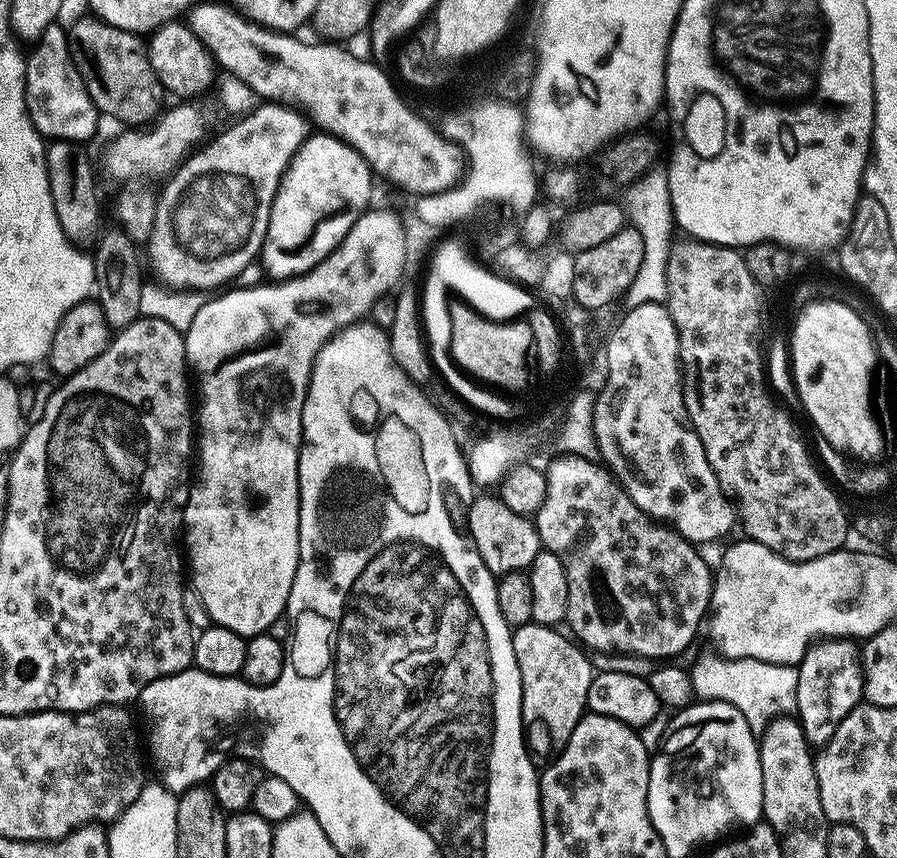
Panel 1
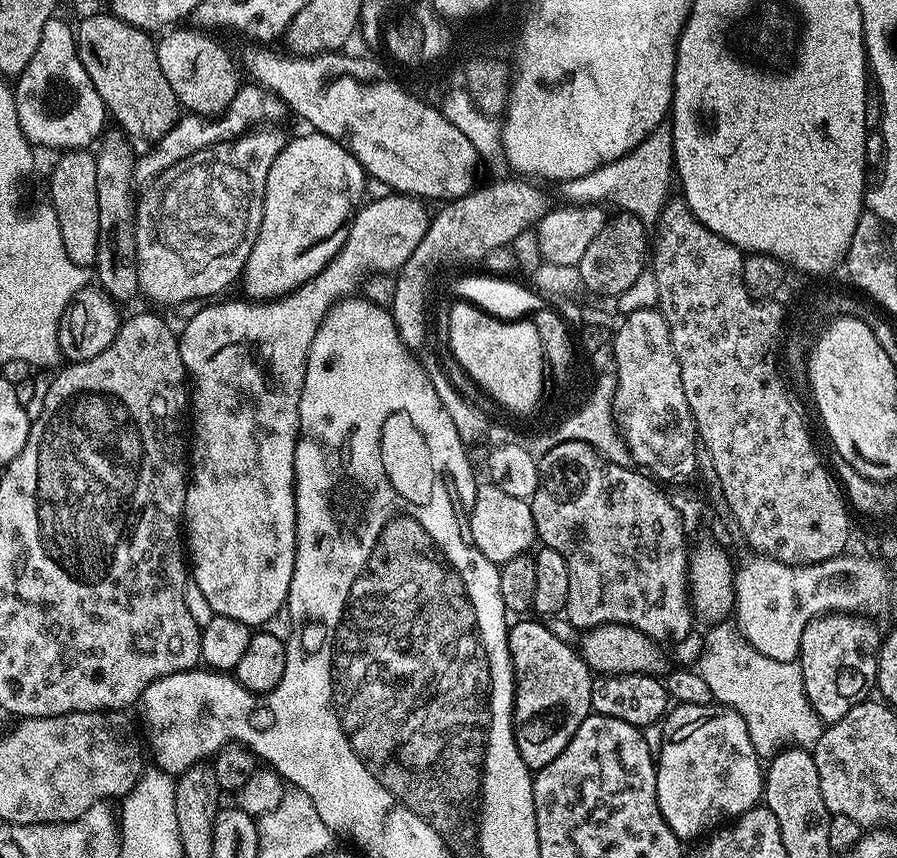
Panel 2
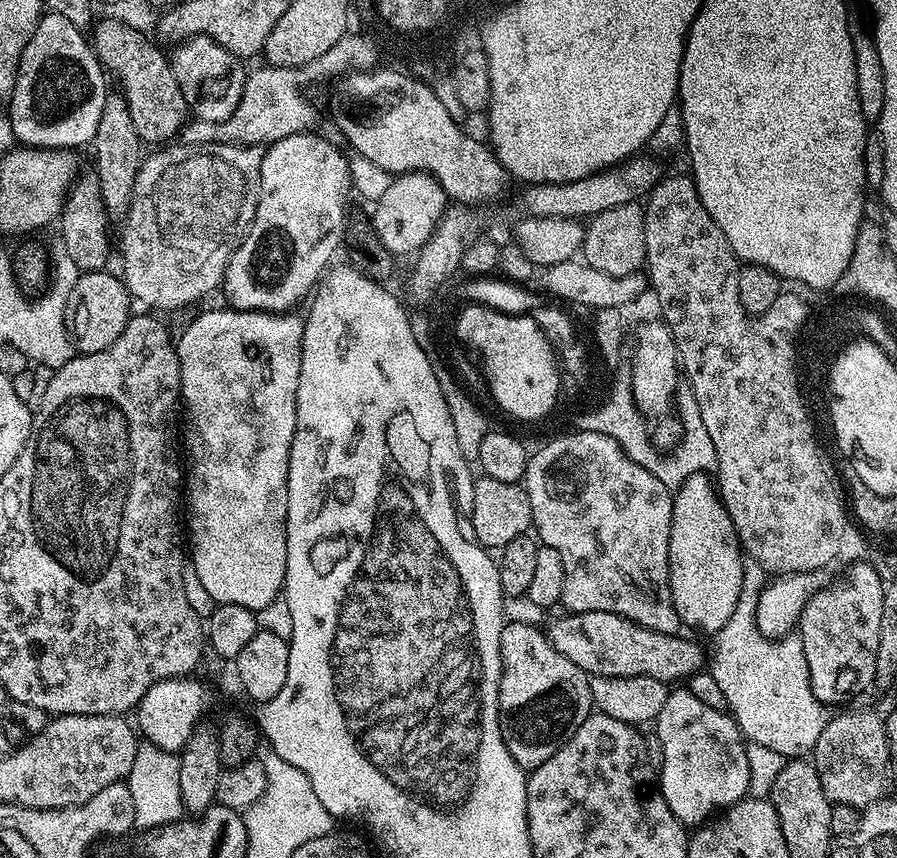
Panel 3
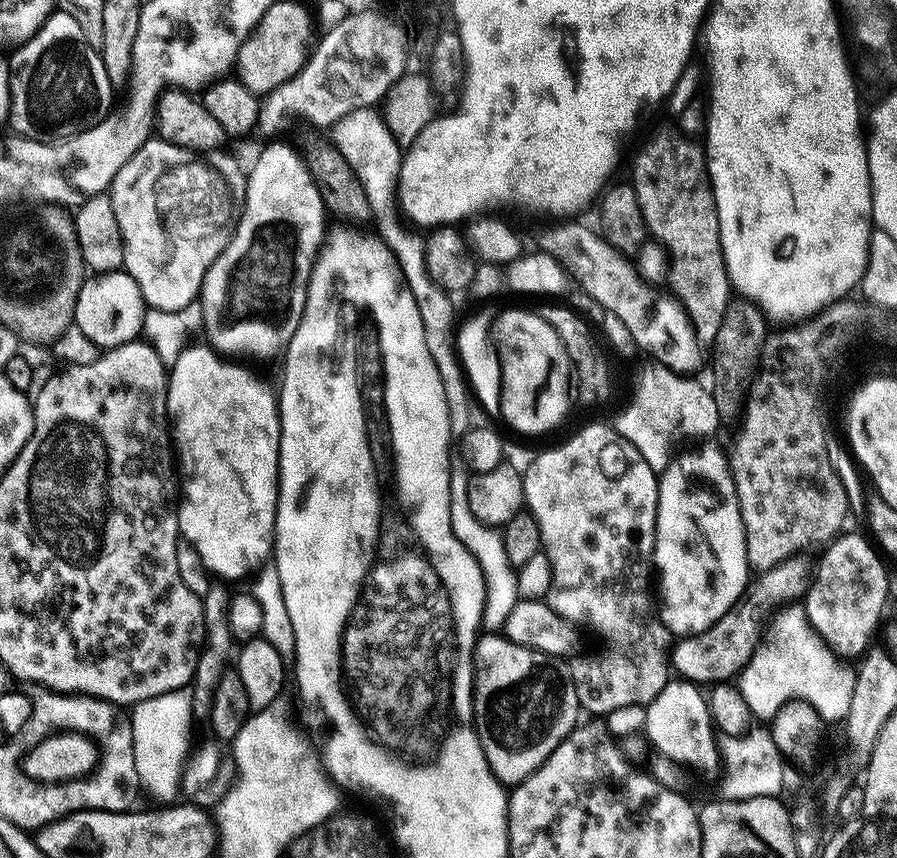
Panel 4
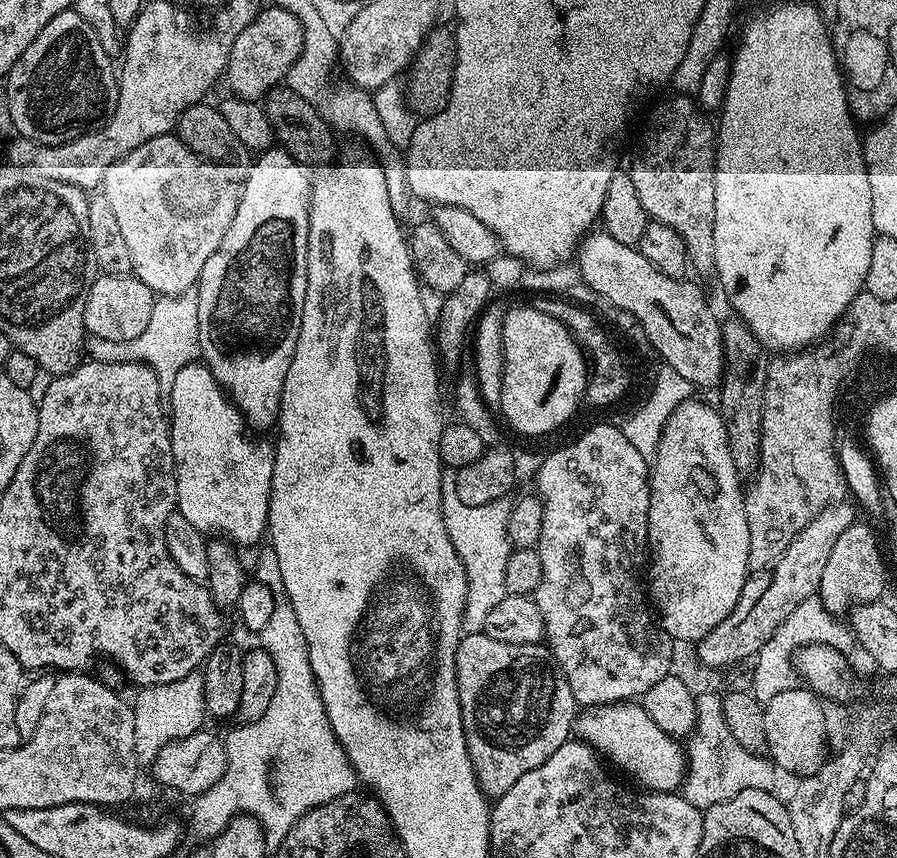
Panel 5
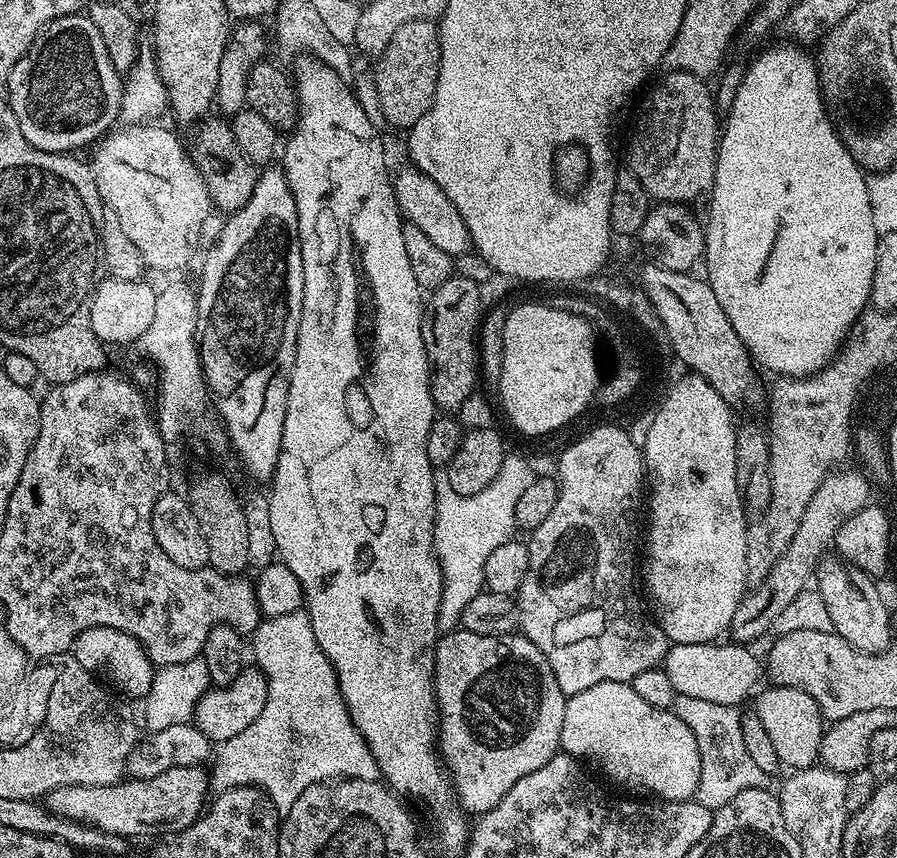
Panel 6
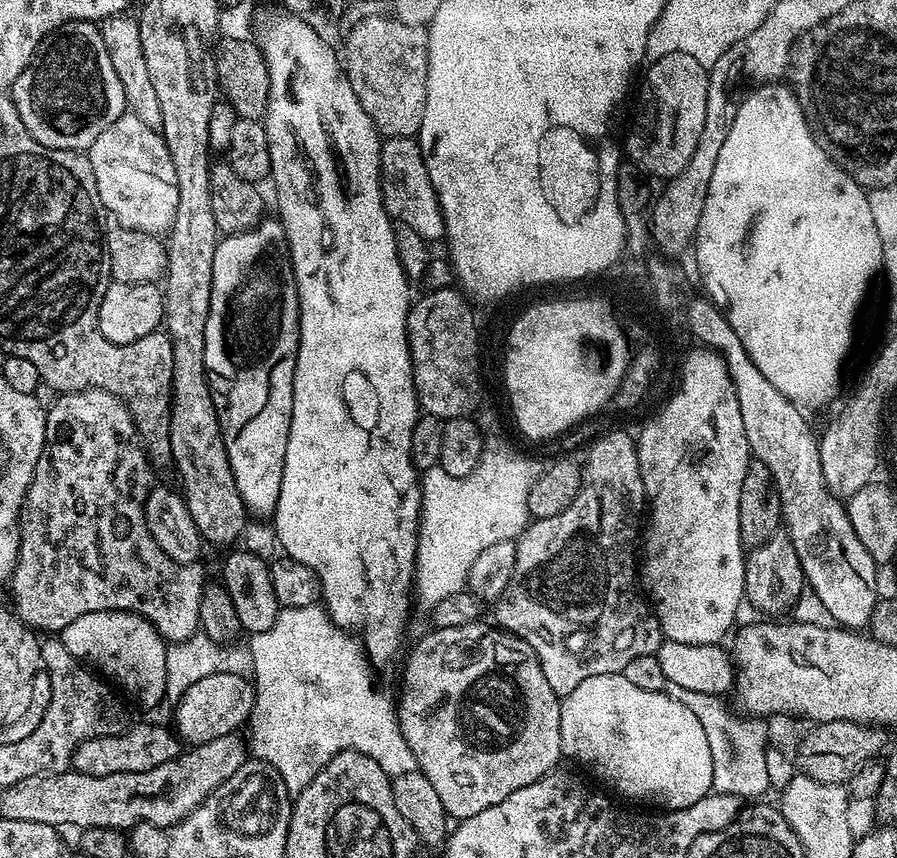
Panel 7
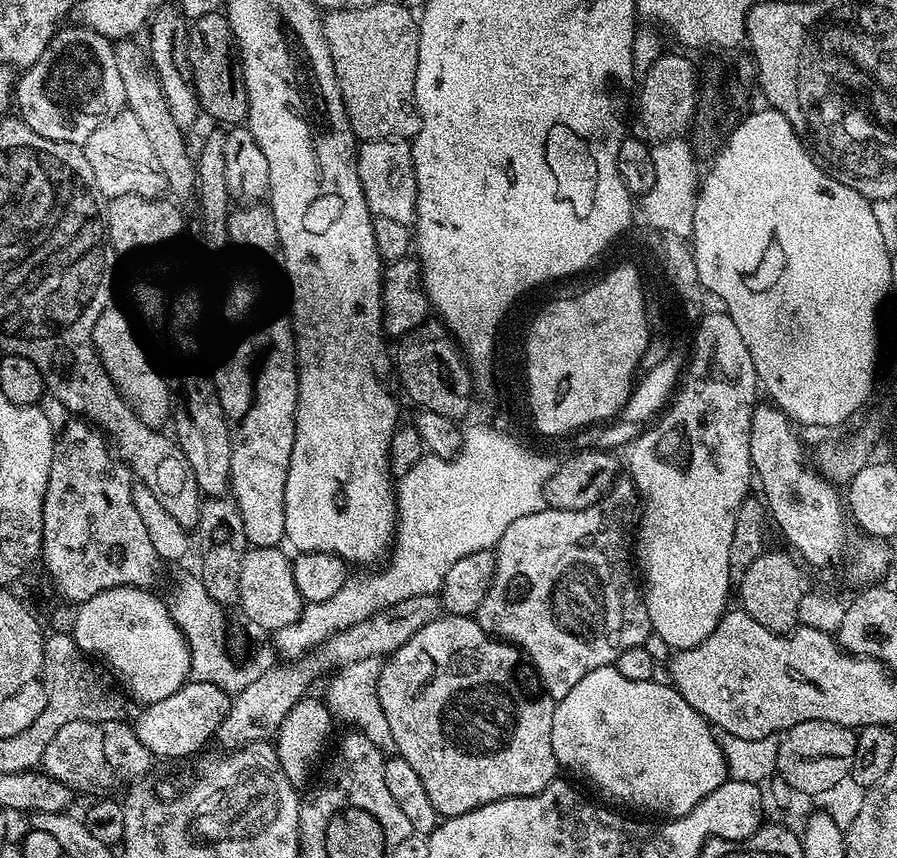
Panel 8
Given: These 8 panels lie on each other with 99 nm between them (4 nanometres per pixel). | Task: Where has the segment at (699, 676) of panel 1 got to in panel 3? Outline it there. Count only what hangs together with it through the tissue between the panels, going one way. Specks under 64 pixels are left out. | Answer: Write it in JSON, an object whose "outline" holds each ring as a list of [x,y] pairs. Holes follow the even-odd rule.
{"outline":[[[745,578],[730,622],[715,633],[712,648],[710,644],[710,671],[745,741],[777,751],[785,758],[800,758],[811,753],[818,742],[818,734],[822,734],[828,724],[830,712],[812,692],[799,635],[770,640],[758,630],[757,592],[752,580]]]}

